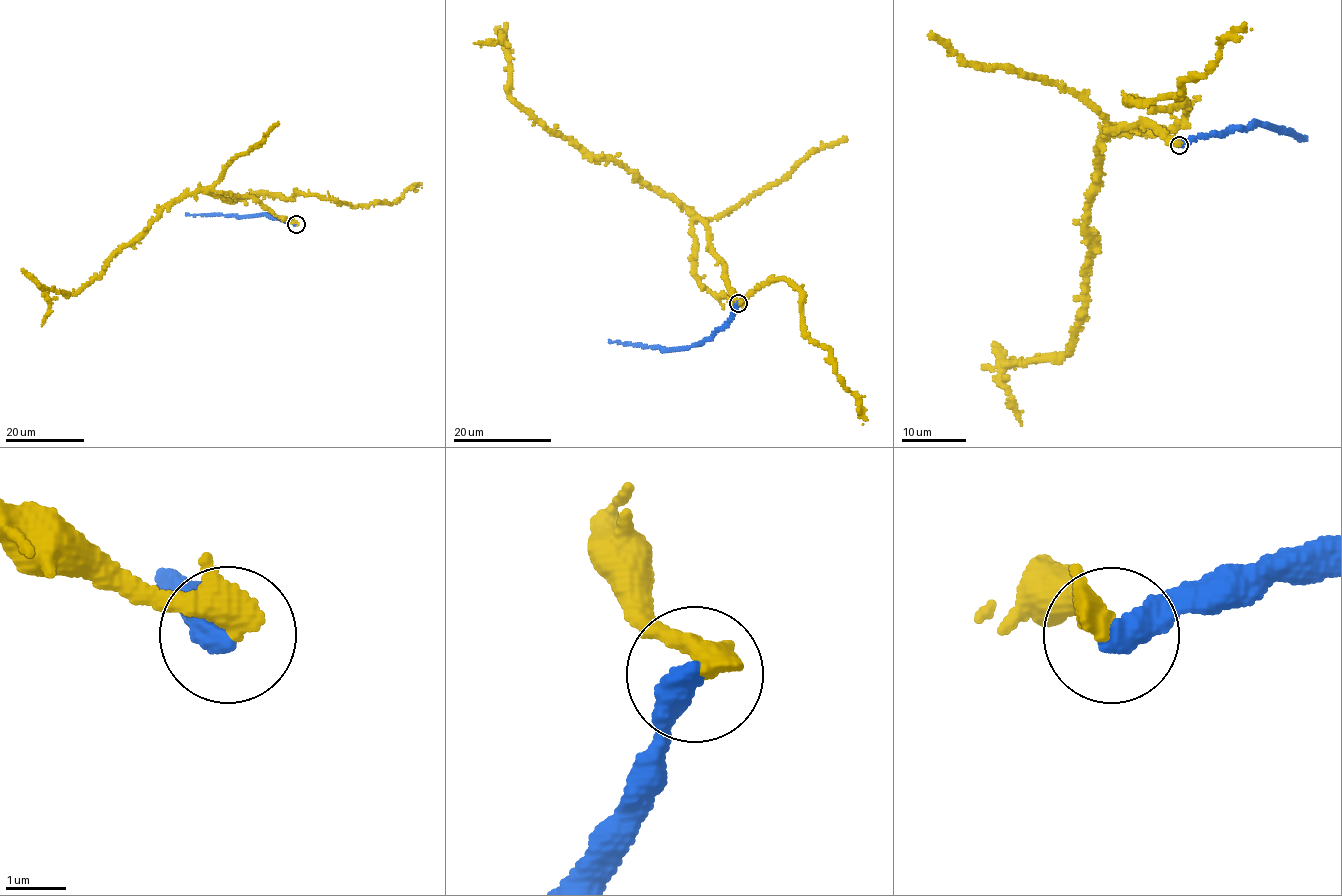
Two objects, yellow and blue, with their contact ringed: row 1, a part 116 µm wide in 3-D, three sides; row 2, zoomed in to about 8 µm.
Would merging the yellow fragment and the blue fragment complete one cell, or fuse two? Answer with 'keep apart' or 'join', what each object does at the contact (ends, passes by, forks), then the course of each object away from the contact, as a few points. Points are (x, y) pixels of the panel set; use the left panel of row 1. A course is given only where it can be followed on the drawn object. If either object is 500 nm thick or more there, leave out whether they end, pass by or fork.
keep apart | yellow passes by | blue ends | yellow via (296, 224), (253, 198), (209, 193), (234, 201), (314, 194), (367, 205), (391, 204), (422, 187) | blue via (296, 225), (263, 215), (185, 214)

